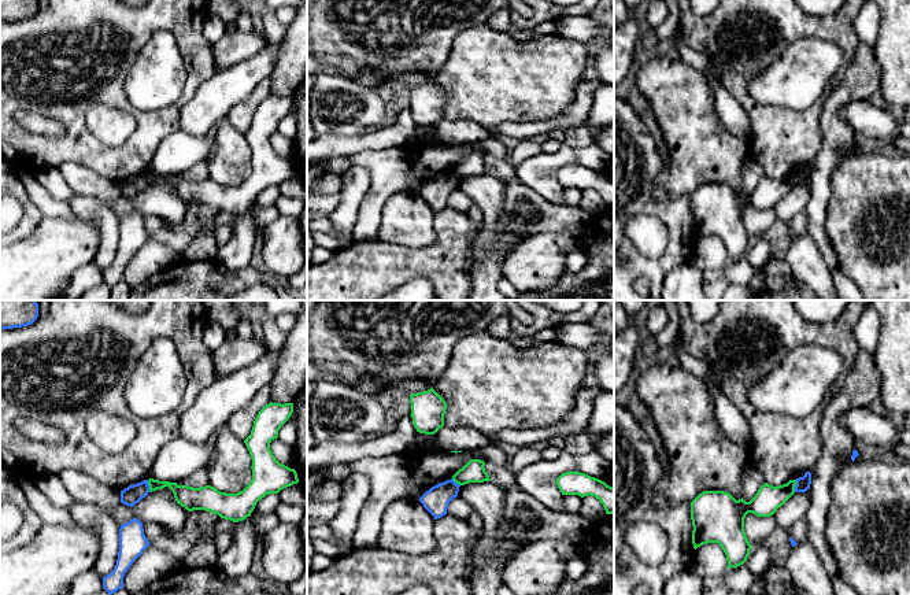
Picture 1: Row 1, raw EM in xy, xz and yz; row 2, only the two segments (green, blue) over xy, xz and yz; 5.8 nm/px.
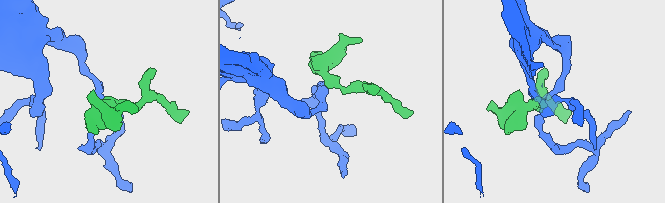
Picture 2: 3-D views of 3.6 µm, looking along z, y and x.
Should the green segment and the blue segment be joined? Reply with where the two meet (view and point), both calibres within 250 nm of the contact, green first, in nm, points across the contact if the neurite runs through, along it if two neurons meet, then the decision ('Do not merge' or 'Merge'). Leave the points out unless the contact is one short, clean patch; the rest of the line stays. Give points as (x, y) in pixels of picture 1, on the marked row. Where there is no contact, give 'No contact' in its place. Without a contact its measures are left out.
Touches green at xy (148, 484). Thickness 130 nm (green) against 110 nm. Boundary: xy (147, 480), (150, 491). Do not merge

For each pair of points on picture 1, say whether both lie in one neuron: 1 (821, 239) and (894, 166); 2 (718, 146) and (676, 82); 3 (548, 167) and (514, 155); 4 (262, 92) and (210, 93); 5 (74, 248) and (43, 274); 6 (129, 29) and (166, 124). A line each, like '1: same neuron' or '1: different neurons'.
1: different neurons
2: same neuron
3: different neurons
4: different neurons
5: same neuron
6: same neuron

